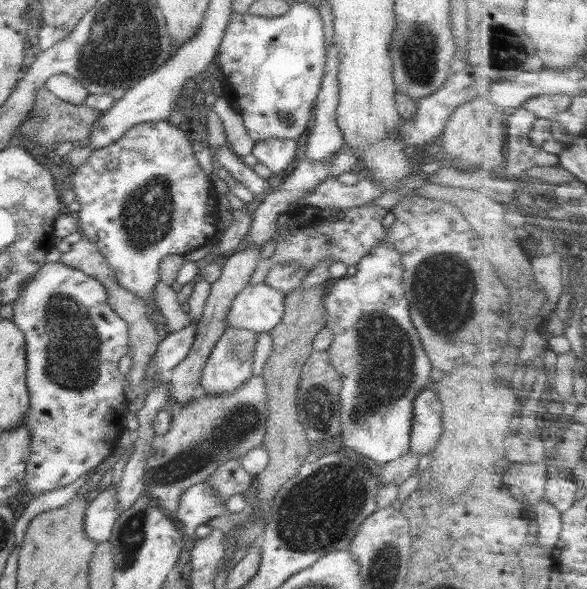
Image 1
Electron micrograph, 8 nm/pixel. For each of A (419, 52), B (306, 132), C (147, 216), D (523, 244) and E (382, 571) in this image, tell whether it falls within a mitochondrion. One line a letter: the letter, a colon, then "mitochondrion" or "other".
A: mitochondrion
B: other
C: mitochondrion
D: other
E: mitochondrion

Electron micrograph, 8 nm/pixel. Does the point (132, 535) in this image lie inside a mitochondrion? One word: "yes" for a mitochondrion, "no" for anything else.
yes

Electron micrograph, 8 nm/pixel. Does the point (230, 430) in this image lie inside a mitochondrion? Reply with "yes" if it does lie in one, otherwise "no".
yes

